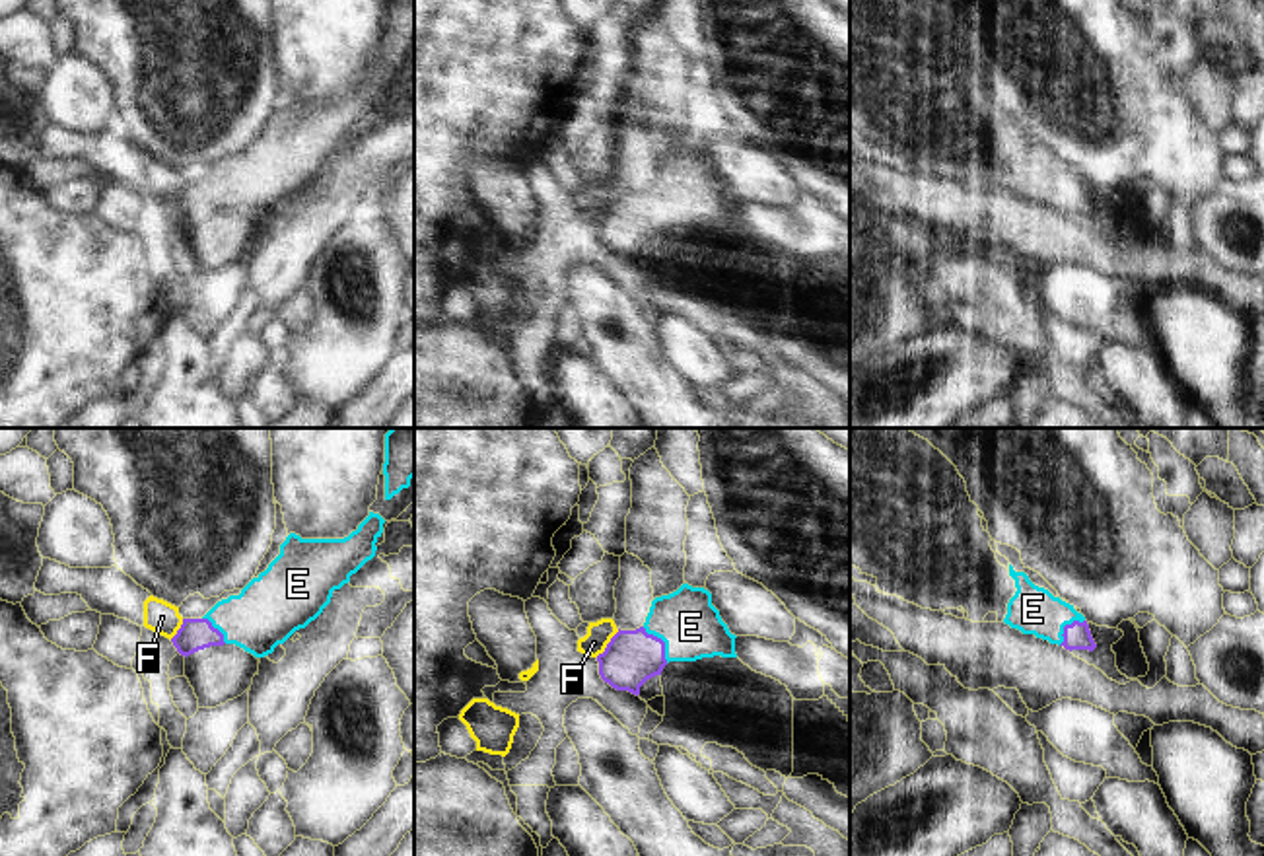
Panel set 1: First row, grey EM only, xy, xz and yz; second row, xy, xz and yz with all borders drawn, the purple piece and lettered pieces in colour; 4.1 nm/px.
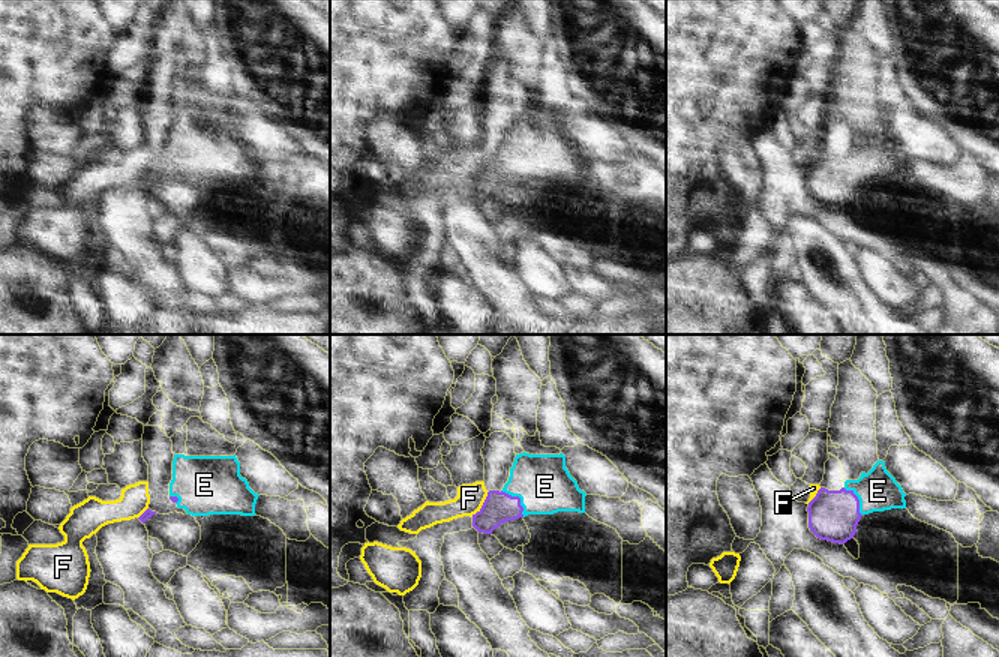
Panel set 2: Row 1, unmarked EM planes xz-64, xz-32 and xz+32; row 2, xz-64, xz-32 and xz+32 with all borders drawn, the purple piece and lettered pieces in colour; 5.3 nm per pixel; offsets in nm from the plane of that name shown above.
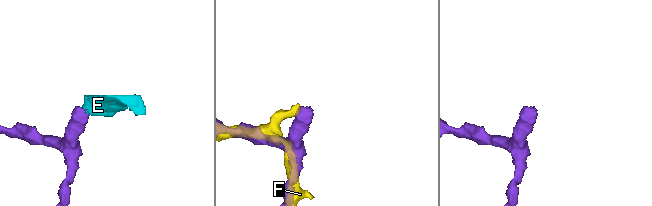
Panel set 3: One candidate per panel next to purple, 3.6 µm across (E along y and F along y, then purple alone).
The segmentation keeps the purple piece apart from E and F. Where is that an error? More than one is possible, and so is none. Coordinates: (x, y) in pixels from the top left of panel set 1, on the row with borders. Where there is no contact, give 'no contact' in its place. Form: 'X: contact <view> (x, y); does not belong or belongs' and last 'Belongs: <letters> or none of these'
E: contact xz (664, 642); belongs
F: contact xz (607, 644); does not belong
Belongs: E

